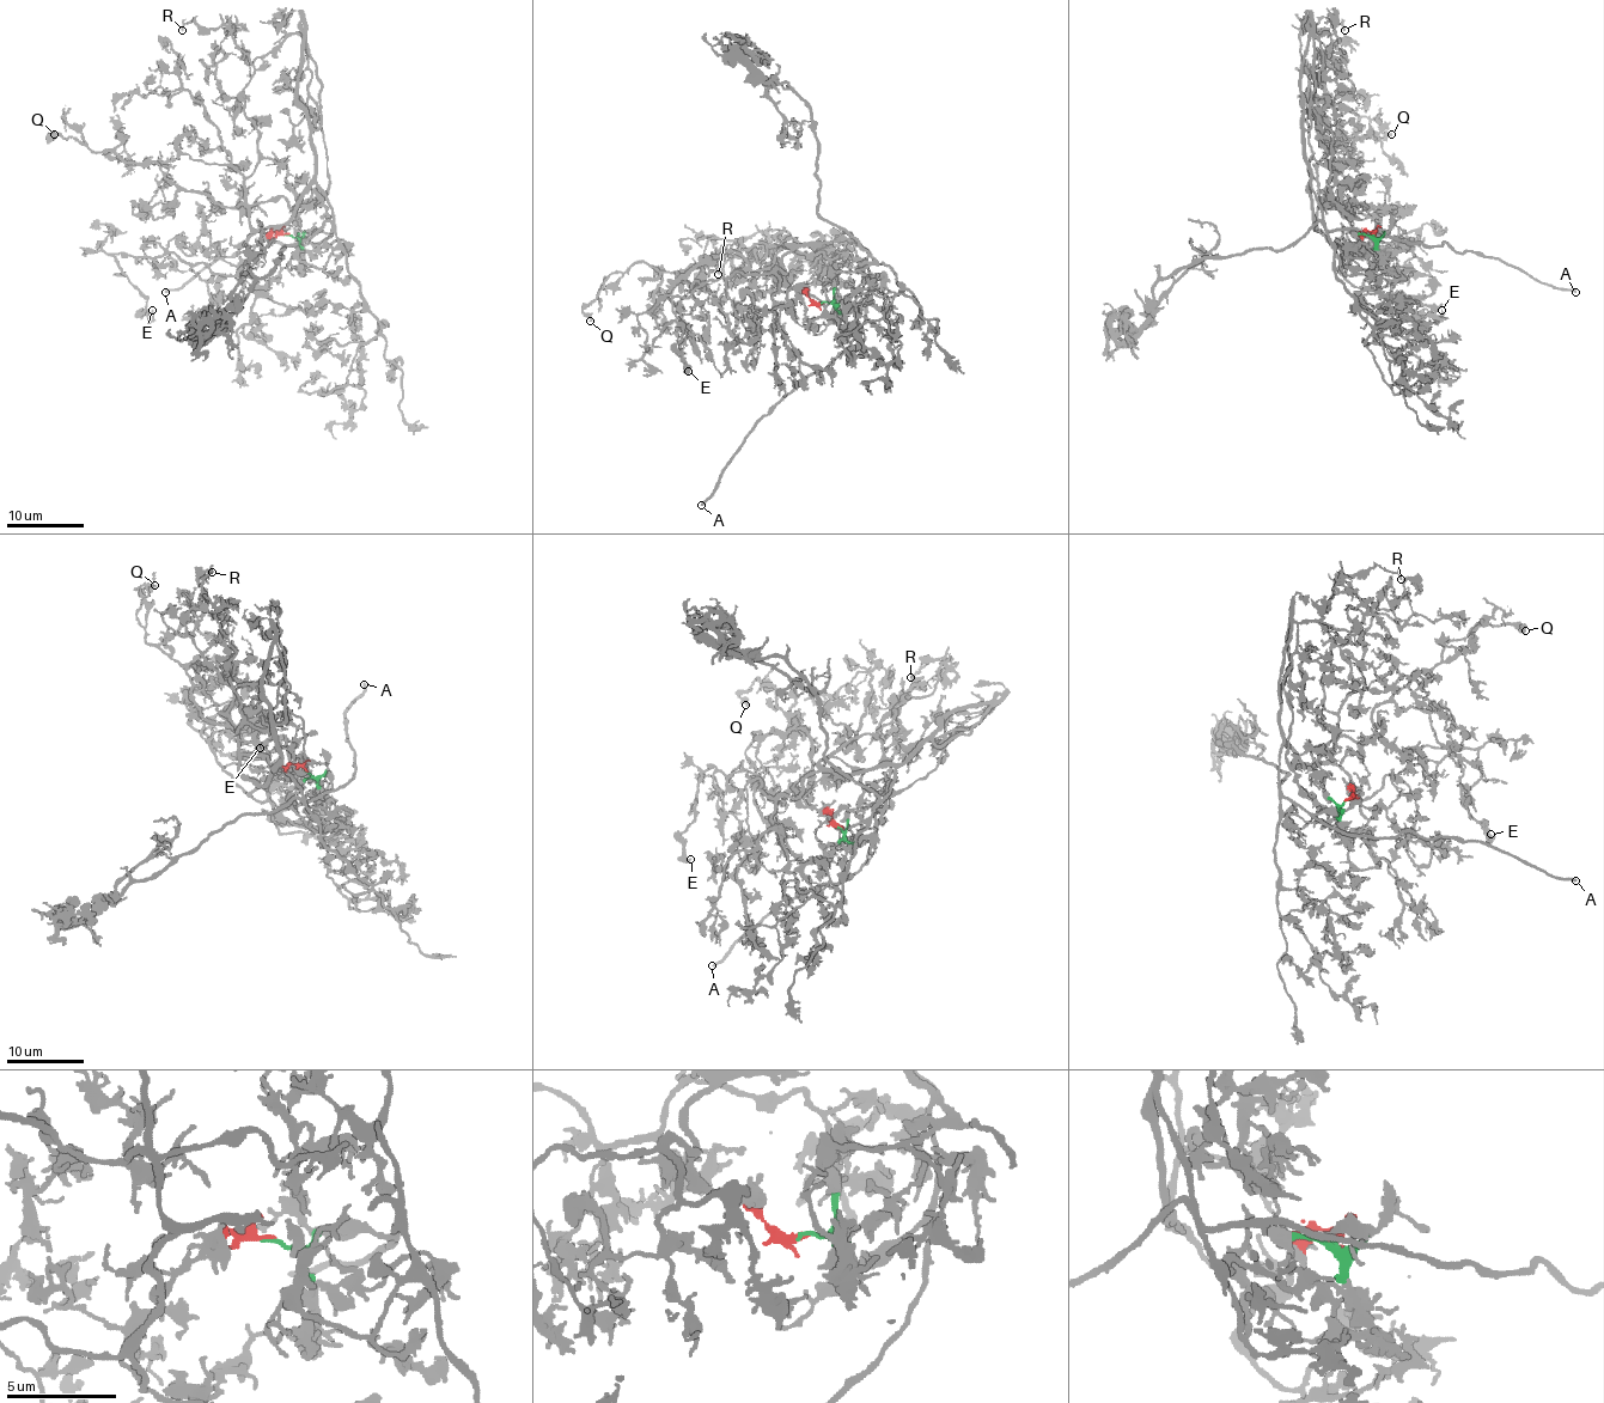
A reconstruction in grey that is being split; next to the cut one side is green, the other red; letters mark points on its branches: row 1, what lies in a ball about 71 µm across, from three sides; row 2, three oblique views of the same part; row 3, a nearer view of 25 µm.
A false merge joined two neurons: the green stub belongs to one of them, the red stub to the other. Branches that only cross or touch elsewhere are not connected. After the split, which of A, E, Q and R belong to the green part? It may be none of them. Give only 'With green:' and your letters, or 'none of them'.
With green: A

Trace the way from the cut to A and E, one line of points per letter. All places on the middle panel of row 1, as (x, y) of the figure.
A: (822, 304), (851, 311), (864, 299), (860, 333), (757, 424), (701, 505)
E: (822, 304), (773, 270), (666, 296), (651, 313), (660, 329), (682, 327), (676, 345), (688, 371)

